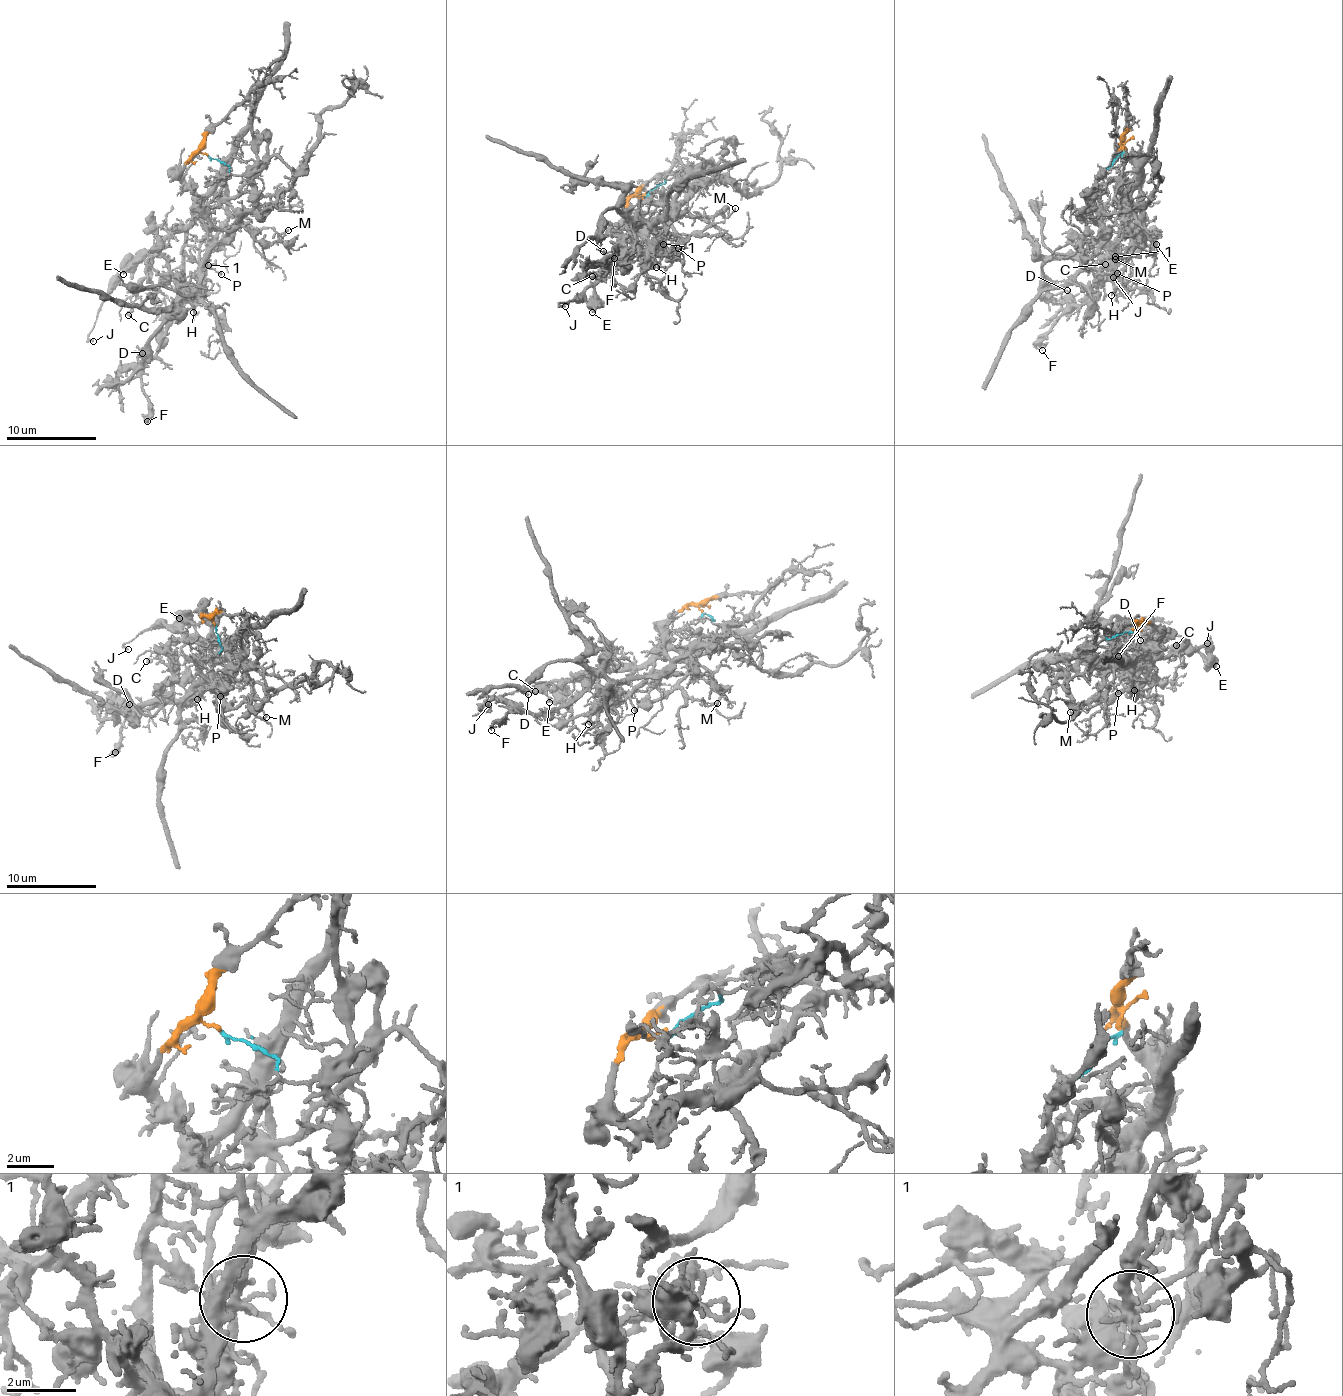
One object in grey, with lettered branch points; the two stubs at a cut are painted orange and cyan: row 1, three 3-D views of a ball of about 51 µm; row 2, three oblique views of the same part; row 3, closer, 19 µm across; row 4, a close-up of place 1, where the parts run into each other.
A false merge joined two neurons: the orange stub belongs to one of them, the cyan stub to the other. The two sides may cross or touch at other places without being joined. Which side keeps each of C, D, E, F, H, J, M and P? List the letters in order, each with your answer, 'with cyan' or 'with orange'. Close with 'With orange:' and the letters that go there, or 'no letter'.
C: with orange
D: with cyan
E: with orange
F: with cyan
H: with orange
J: with orange
M: with orange
P: with orange
With orange: C, E, H, J, M, P

